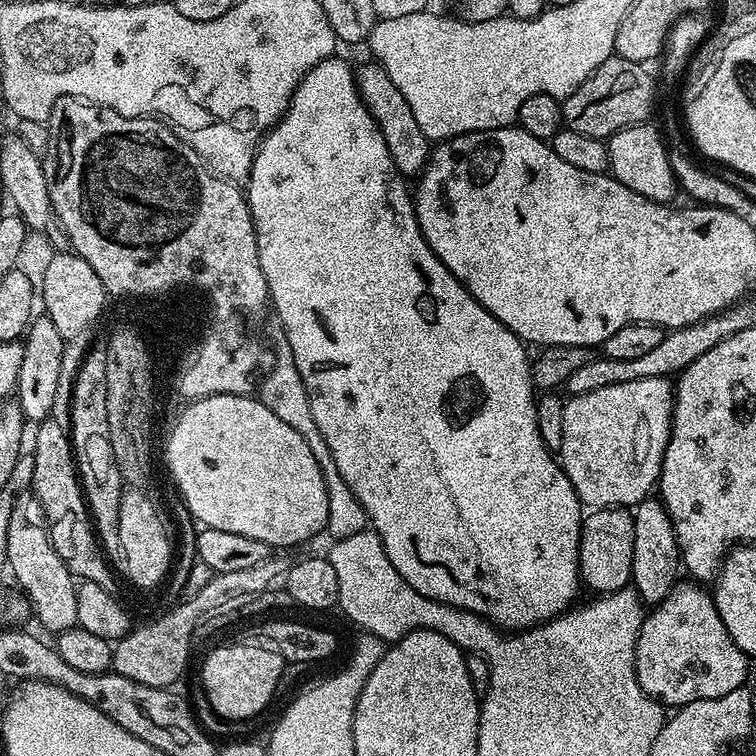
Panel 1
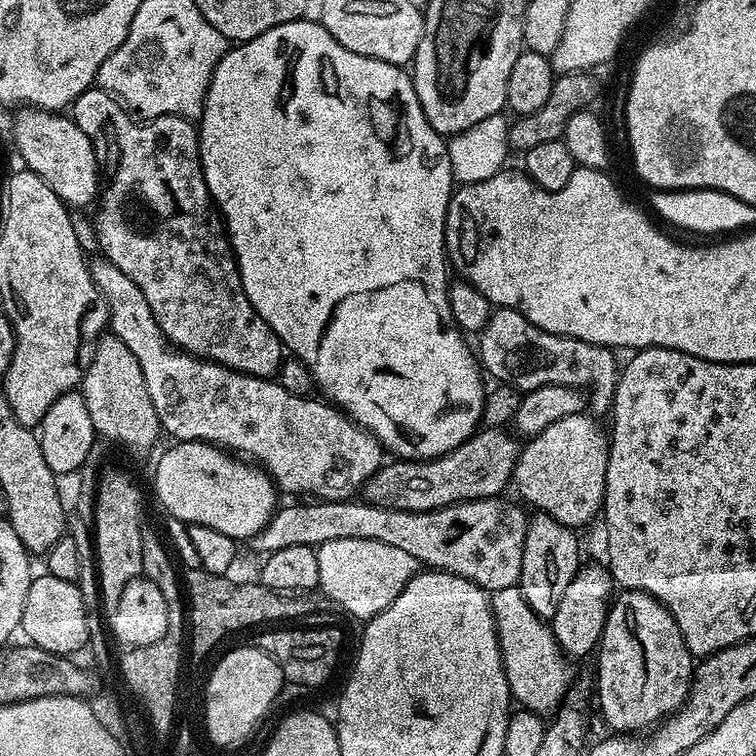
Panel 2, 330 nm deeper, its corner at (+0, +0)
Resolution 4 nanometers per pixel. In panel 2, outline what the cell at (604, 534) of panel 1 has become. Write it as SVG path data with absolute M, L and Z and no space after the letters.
M587 563L576 573L575 578L566 586L562 601L558 602L558 608L550 621L555 640L566 656L575 660L588 654L590 656L597 649L613 596L612 576L603 563Z

